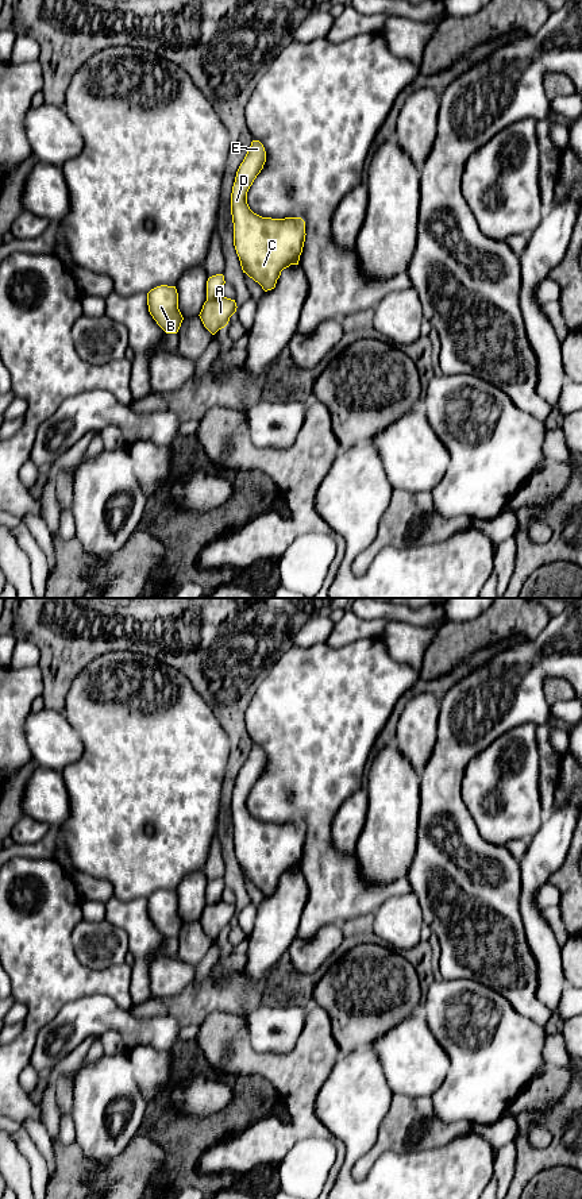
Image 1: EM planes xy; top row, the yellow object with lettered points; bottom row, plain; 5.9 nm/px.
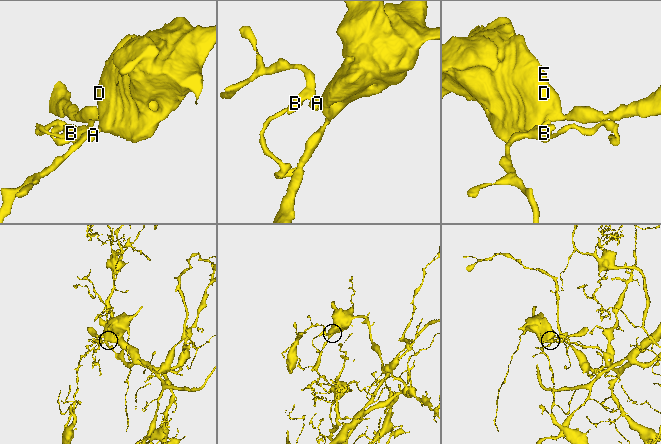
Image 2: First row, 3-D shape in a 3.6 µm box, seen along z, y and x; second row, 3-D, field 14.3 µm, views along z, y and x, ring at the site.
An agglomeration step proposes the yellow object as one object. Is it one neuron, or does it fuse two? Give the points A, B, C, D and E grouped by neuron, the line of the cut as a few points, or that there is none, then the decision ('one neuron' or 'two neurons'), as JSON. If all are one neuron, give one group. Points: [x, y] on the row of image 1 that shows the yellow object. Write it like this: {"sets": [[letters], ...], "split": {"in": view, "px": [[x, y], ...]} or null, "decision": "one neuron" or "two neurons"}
{"sets": [["A", "C", "D", "E"], ["B"]], "split": {"in": "xy", "px": [[220, 293], [207, 299]]}, "decision": "two neurons"}

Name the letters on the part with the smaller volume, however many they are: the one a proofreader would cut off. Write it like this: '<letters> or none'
A, C, D, E

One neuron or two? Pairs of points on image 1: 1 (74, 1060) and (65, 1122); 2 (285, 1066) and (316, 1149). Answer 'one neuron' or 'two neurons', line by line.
1: two neurons
2: two neurons

